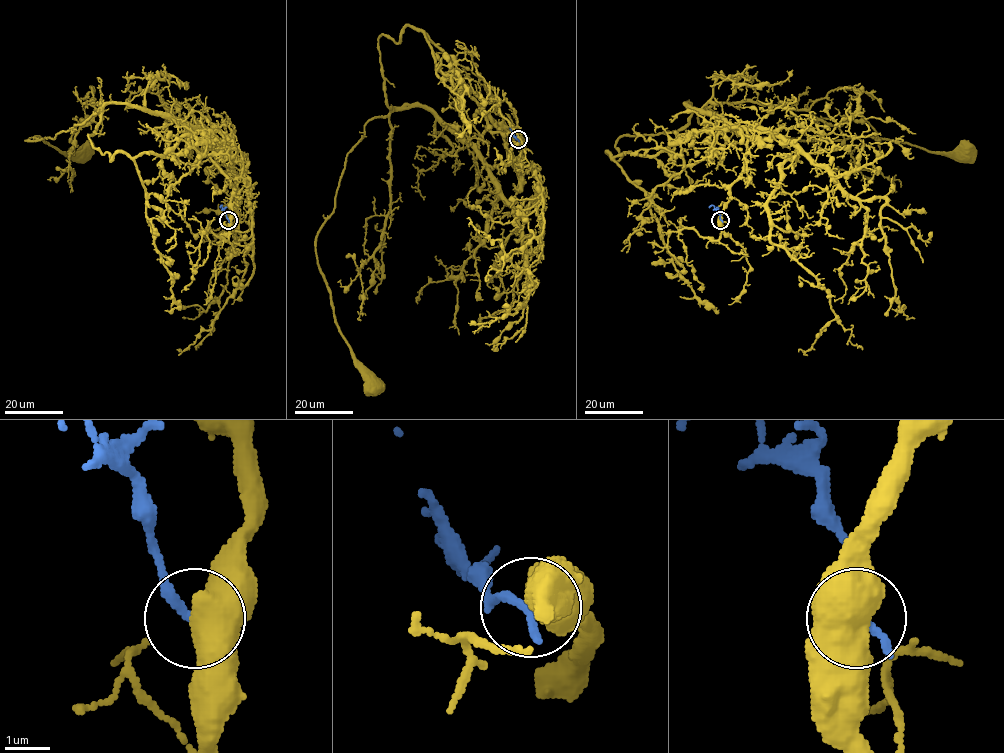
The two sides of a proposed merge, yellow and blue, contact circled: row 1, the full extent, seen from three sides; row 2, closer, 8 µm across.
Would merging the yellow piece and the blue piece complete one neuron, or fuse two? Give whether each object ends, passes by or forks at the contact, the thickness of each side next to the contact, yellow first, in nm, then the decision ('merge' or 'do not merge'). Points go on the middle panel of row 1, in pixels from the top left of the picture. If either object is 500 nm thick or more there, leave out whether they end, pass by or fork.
800/240 nm | do not merge

